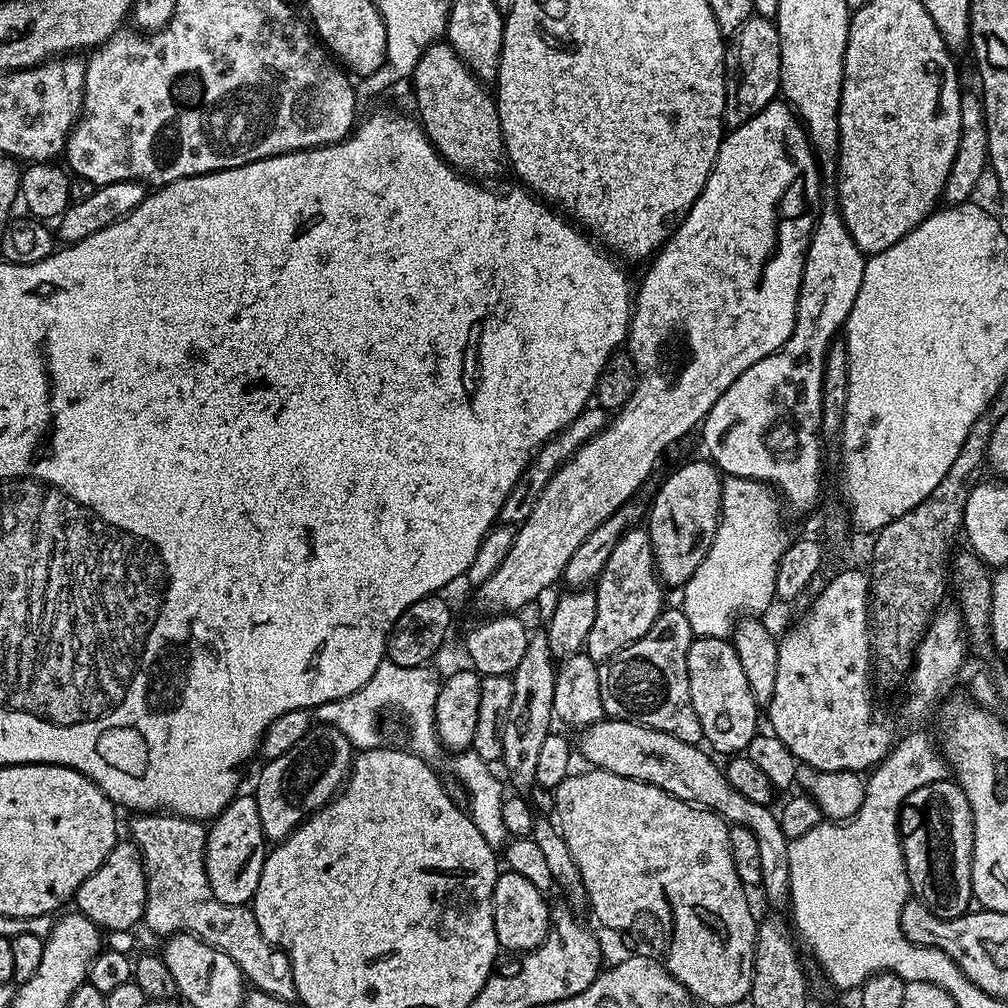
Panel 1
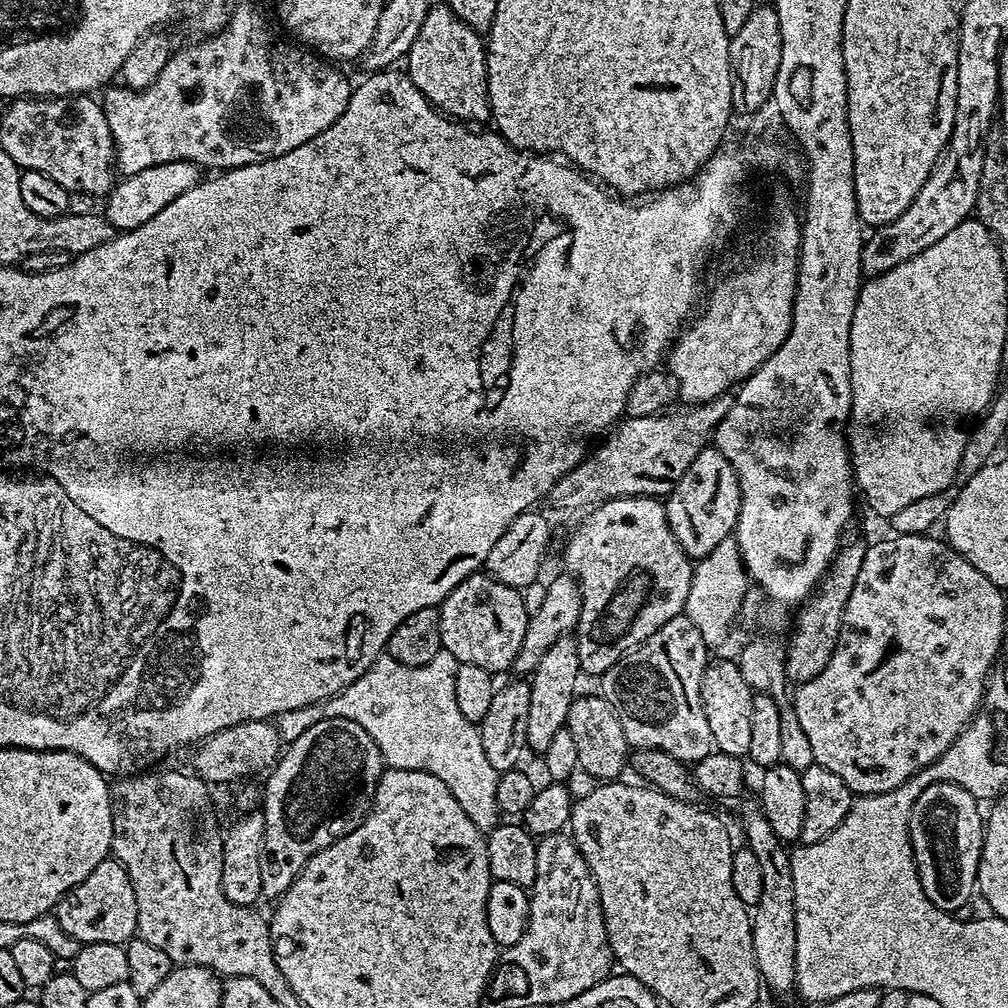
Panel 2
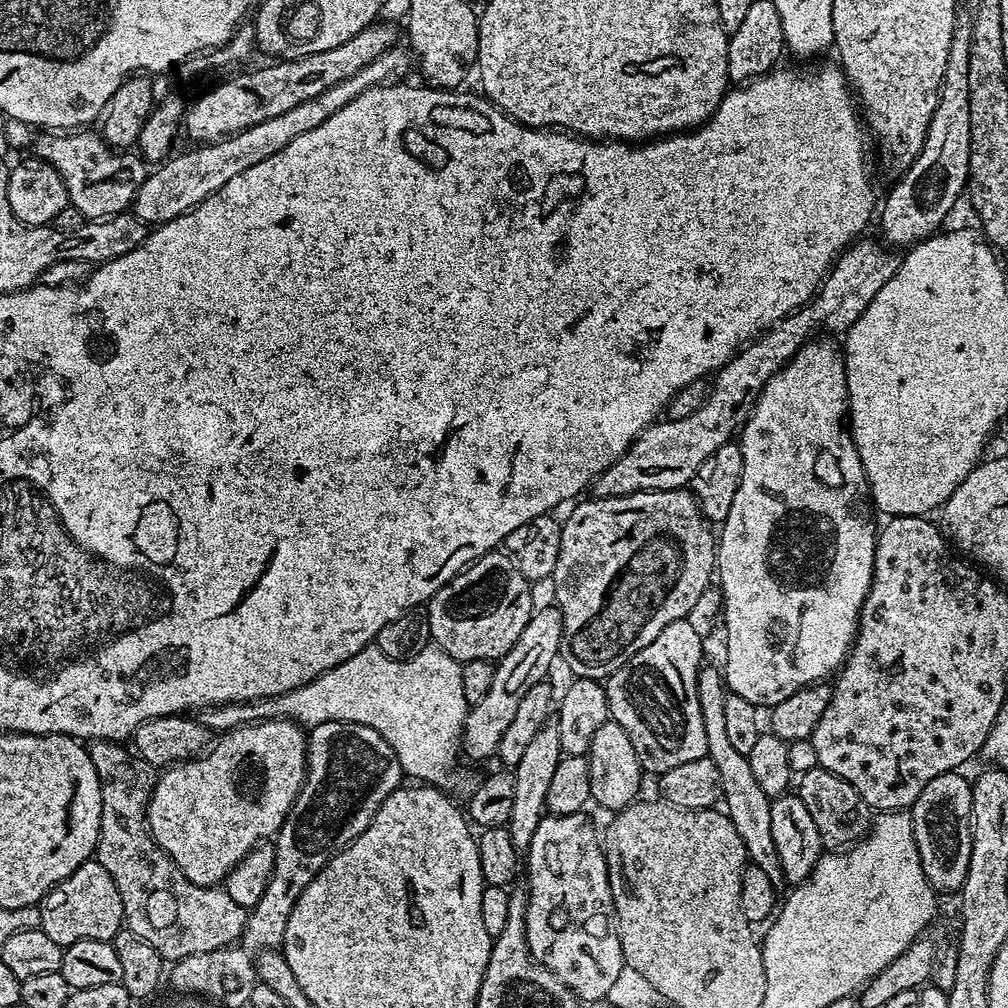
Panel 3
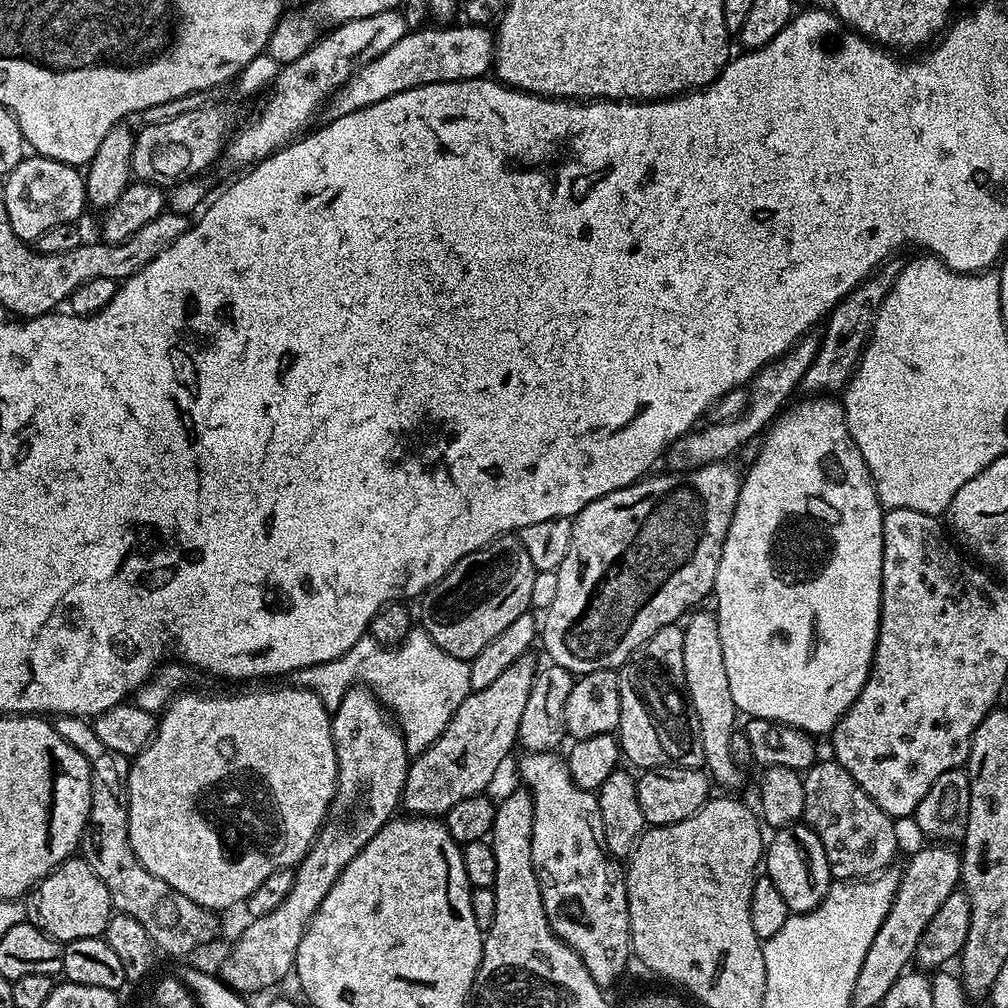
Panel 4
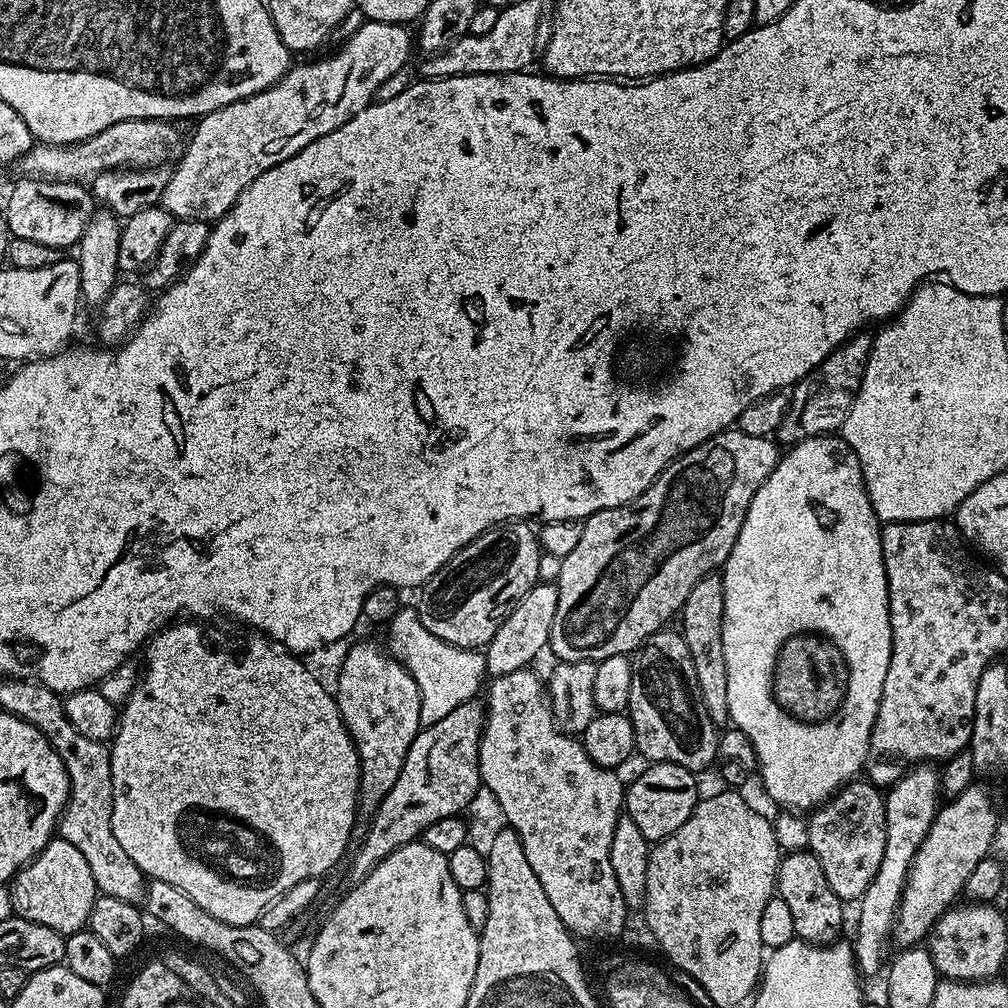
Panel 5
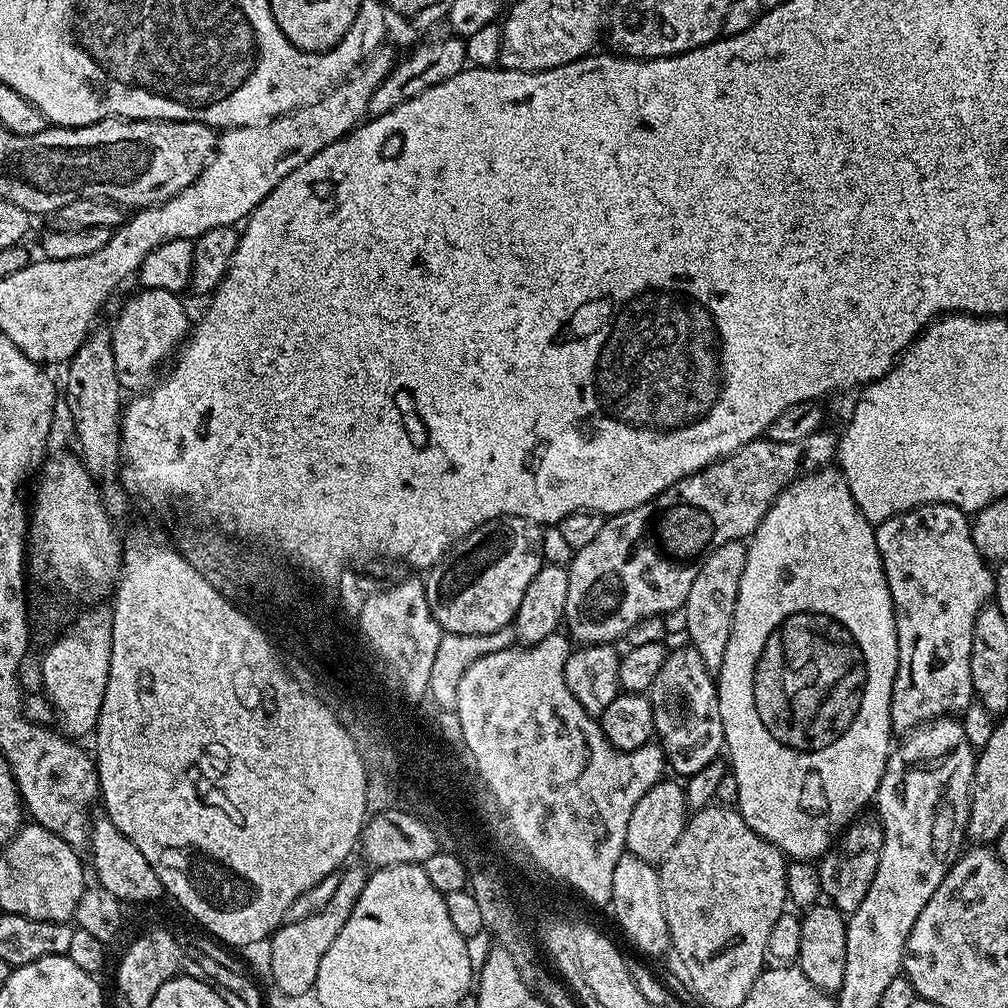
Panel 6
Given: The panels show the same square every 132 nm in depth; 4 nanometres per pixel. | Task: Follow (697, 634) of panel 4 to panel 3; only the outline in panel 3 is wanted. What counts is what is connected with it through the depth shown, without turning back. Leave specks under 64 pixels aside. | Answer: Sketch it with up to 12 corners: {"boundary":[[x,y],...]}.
{"boundary":[[719,667],[696,673],[707,756],[748,860],[773,885],[784,871],[772,801],[726,735]]}

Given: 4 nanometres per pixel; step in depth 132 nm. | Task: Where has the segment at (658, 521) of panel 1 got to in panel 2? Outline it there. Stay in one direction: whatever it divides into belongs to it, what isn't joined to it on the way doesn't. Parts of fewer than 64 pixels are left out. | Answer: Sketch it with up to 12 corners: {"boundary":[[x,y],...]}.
{"boundary":[[706,447],[663,506],[691,559],[735,531],[737,472]]}

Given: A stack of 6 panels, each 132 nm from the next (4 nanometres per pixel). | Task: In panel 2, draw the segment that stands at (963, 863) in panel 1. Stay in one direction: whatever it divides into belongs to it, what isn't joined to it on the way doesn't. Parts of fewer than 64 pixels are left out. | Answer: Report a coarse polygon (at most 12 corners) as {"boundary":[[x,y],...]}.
{"boundary":[[960,784],[926,786],[908,823],[926,898],[978,888],[985,817]]}

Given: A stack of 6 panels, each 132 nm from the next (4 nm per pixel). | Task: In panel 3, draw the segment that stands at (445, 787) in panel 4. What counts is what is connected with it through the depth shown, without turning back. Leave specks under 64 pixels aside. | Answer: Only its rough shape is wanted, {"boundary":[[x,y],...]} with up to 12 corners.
{"boundary":[[533,611],[468,709],[463,755],[496,756],[518,702],[557,663],[562,614]]}

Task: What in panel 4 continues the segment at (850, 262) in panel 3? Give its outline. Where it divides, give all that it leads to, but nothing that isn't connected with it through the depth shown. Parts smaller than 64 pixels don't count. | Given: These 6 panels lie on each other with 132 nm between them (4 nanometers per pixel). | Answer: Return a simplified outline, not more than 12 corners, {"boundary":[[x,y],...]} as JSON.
{"boundary":[[803,336],[750,381],[741,416],[675,440],[667,467],[688,472],[735,457],[803,385],[819,349]]}

